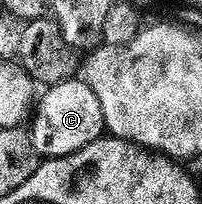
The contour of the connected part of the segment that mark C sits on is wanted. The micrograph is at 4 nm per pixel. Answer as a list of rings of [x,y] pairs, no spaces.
[[[72,77],[60,83],[50,84],[43,96],[38,96],[30,116],[29,134],[35,152],[43,159],[65,157],[69,153],[77,153],[77,149],[85,149],[93,141],[104,138],[105,128],[101,105],[84,83],[82,78]]]

